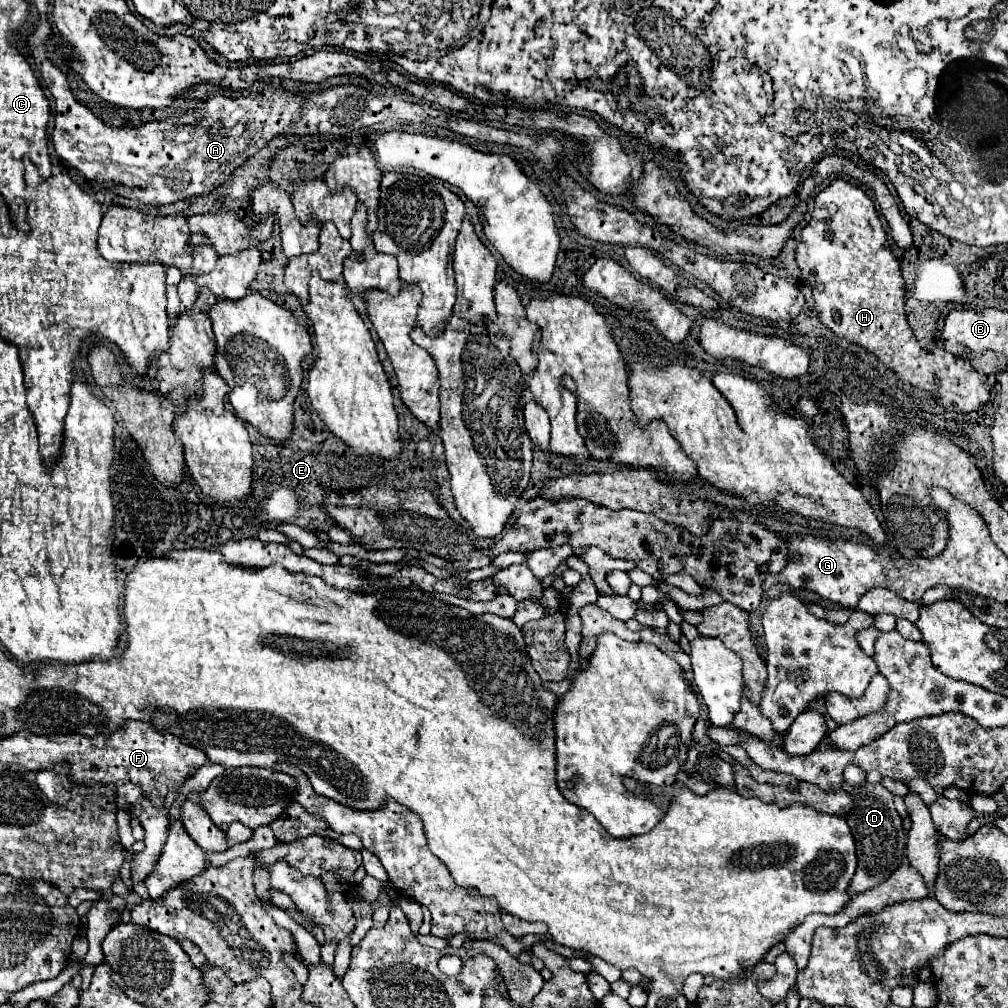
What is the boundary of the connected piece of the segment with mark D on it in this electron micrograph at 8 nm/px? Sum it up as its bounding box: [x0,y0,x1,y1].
[846,781,906,895]

